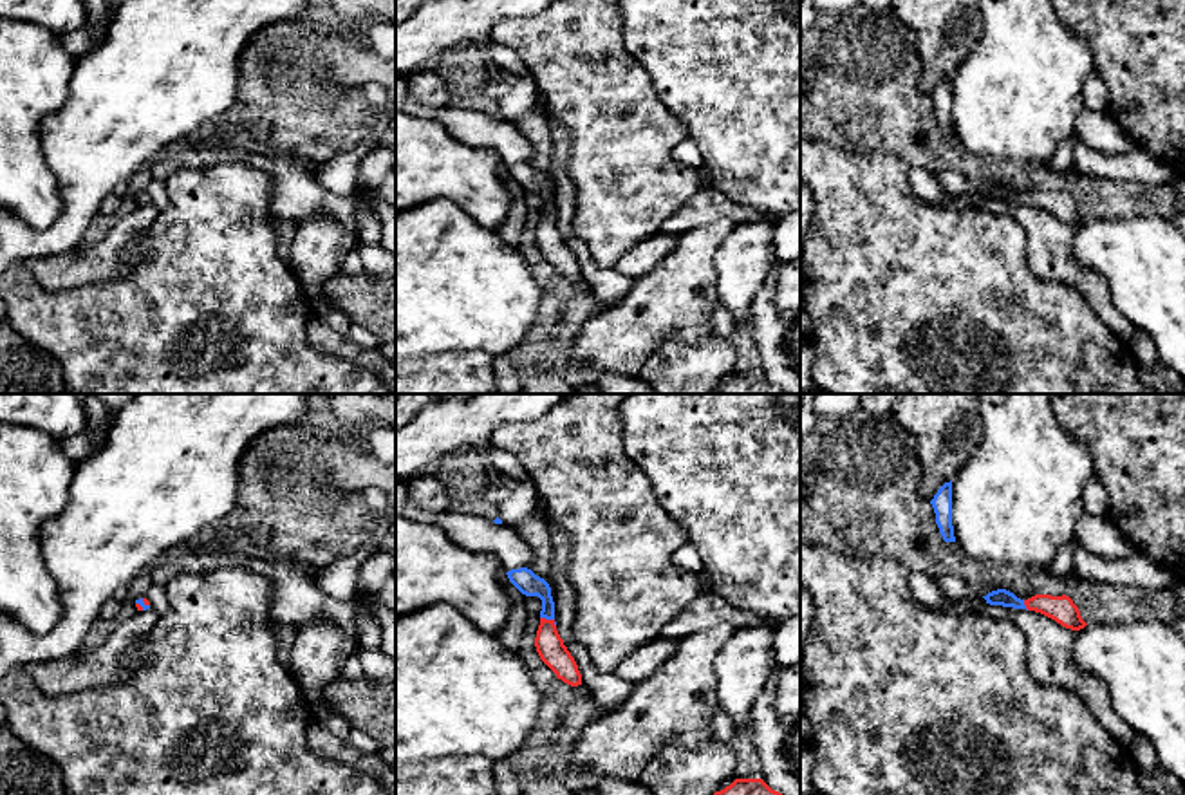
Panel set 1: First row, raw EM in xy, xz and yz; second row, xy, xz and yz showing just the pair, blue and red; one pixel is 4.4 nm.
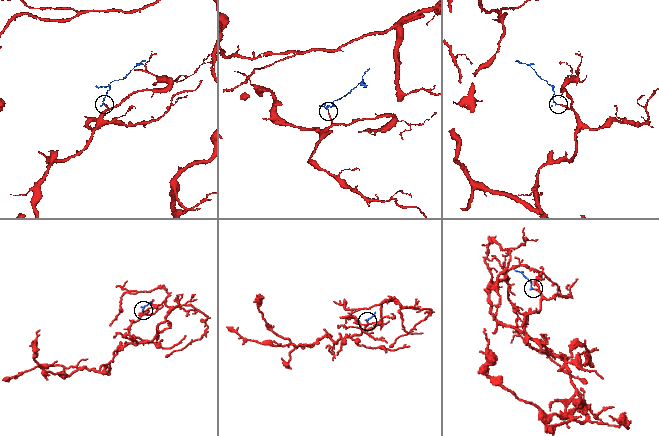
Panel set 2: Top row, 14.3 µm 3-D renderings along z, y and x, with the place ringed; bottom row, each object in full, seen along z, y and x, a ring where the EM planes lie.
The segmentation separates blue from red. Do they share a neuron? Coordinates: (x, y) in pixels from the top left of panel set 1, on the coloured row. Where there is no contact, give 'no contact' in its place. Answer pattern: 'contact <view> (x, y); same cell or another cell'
contact xz (550, 618); same cell

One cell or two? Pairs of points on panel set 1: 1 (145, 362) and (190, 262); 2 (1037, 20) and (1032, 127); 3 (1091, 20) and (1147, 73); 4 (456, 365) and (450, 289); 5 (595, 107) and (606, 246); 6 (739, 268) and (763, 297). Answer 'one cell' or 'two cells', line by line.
1: one cell
2: one cell
3: one cell
4: two cells
5: one cell
6: two cells

